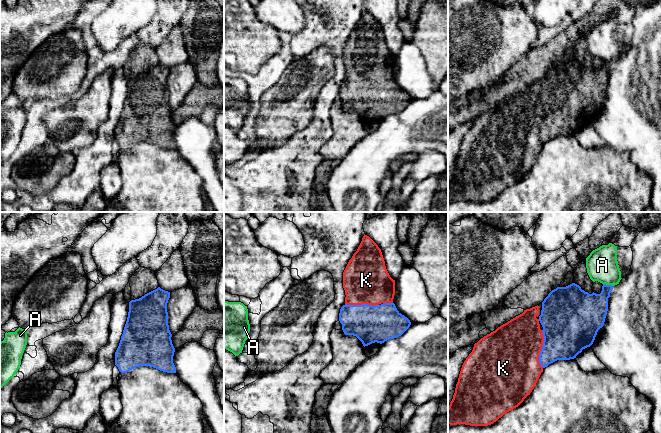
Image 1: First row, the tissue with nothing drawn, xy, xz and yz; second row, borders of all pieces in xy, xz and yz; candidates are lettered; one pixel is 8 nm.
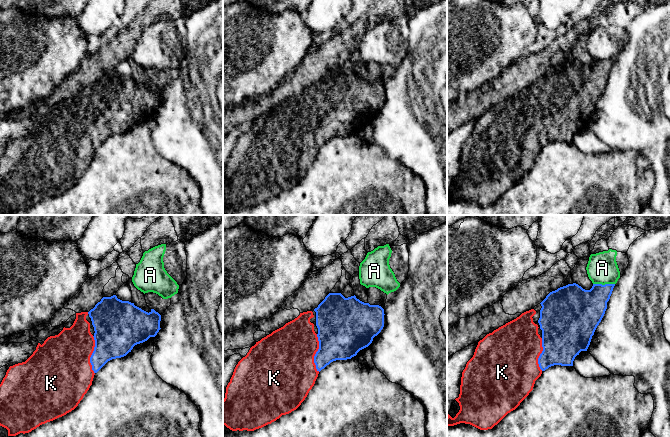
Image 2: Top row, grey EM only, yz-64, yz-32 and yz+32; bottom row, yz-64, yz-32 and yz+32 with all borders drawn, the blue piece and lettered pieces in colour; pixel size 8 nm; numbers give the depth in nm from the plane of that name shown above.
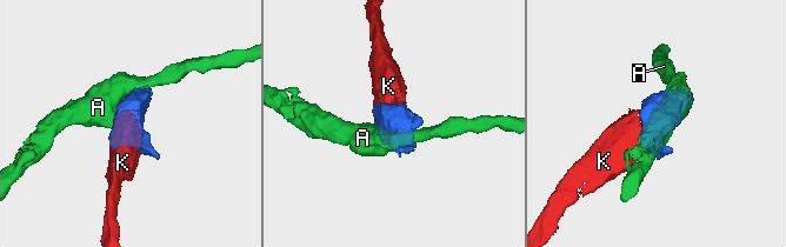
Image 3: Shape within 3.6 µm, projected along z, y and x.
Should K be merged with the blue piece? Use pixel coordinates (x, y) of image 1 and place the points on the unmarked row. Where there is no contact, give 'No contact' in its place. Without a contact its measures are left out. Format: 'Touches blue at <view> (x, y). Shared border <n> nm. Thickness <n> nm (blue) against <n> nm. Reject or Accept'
Touches blue at yz (542, 125). Shared border 300 nm. Thickness 380 nm (blue) against 440 nm. Accept

